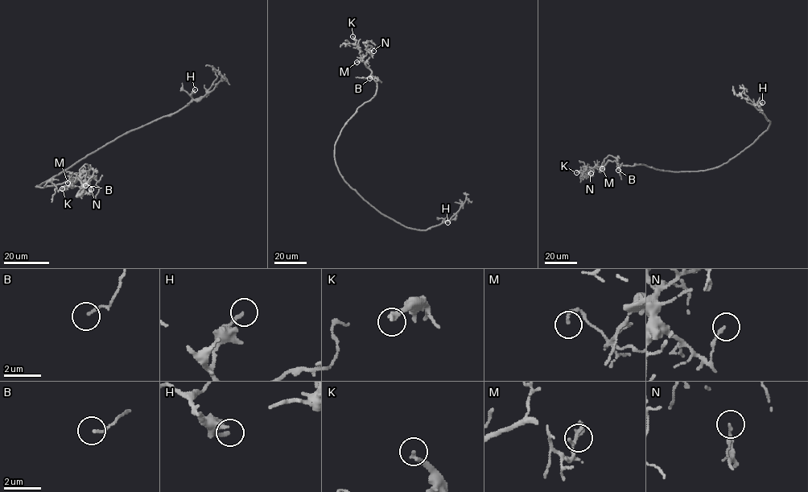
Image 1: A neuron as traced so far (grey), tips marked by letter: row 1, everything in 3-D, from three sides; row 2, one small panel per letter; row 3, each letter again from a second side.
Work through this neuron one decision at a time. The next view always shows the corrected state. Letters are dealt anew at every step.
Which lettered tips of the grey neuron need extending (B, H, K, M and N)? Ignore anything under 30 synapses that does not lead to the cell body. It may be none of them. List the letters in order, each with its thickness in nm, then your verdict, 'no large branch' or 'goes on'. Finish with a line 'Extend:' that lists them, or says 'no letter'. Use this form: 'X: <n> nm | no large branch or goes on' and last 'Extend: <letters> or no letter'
B: 140 nm | no large branch
H: 180 nm | no large branch
K: 220 nm | goes on
M: 150 nm | no large branch
N: 140 nm | no large branch
Extend: K

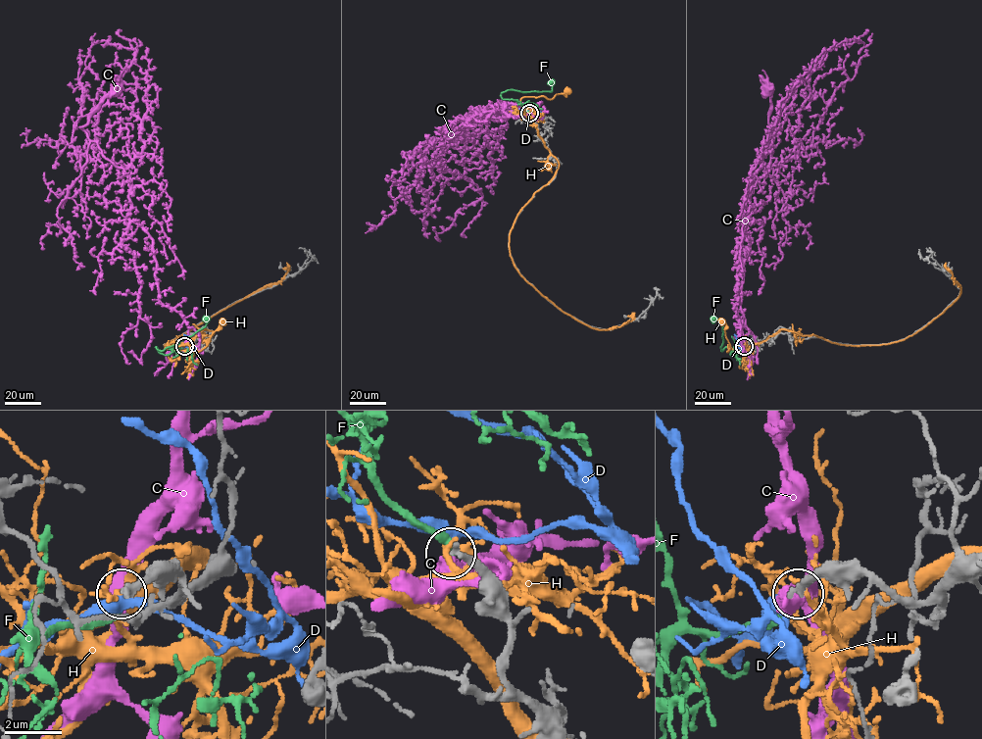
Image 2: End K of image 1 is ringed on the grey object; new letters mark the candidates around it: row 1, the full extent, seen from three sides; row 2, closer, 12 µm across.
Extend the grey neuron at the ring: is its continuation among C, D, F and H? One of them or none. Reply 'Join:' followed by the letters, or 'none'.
Join: F

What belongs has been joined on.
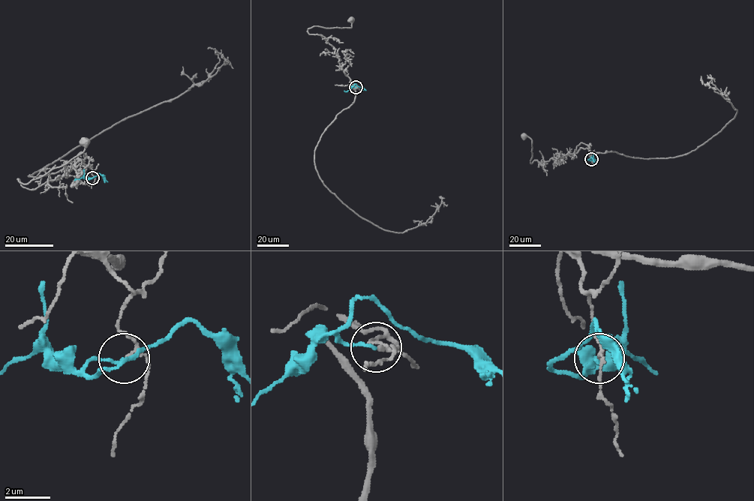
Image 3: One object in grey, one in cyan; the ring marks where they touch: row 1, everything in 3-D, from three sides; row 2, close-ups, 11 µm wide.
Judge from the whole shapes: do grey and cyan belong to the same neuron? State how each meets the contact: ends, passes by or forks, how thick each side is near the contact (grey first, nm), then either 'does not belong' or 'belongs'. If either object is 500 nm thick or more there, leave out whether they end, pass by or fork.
grey passes by | cyan ends | 110/140 nm | does not belong

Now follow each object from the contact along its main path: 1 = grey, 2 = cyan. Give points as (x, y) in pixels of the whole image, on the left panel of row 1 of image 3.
1: (92, 178), (80, 152), (60, 178), (34, 189), (18, 181), (28, 183), (64, 166), (85, 142)
2: (92, 178), (88, 178), (100, 174), (107, 181)

